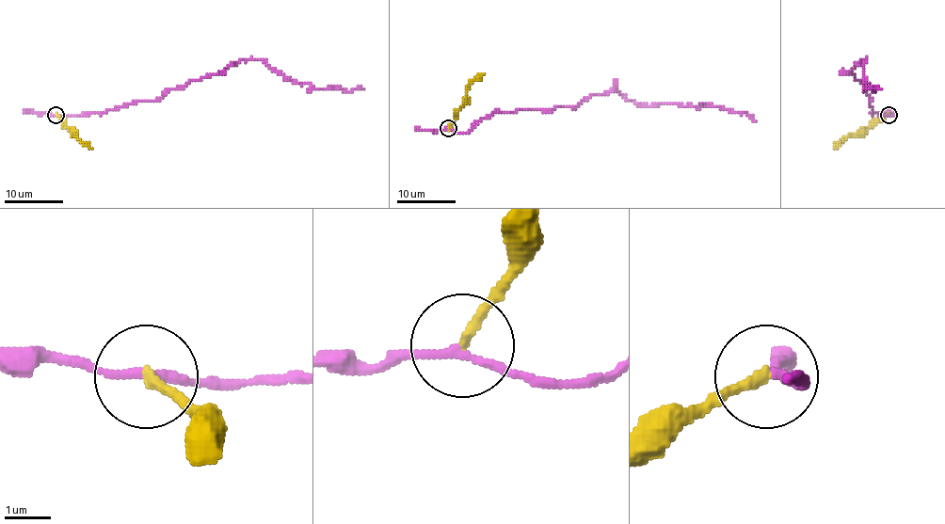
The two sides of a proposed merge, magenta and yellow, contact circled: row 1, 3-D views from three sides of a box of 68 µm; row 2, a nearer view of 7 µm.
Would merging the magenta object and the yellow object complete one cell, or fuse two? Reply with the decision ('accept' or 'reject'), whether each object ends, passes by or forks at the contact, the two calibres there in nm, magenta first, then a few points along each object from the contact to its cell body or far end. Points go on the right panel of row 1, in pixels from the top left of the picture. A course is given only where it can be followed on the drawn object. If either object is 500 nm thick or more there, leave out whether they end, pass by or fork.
reject; magenta passes by; yellow ends; calibres 180 and 200 nm; course magenta (888, 115), (872, 112), (867, 88), (851, 71), (866, 58), (867, 84), (864, 88), (882, 89); course yellow (888, 115), (874, 120), (866, 130), (846, 135), (833, 149)

